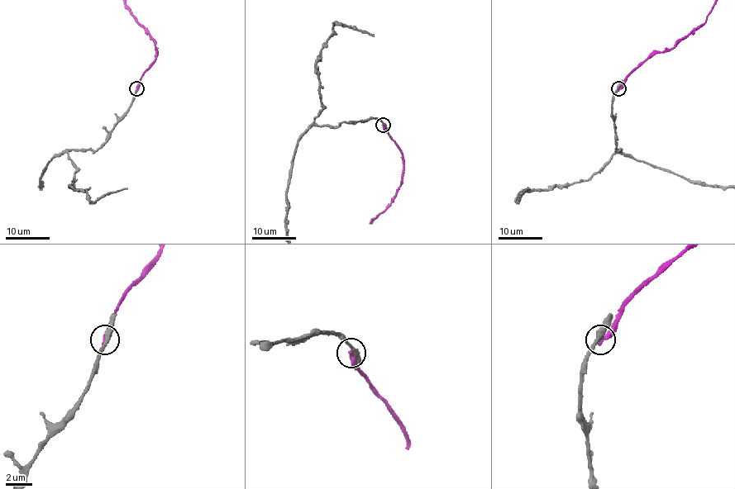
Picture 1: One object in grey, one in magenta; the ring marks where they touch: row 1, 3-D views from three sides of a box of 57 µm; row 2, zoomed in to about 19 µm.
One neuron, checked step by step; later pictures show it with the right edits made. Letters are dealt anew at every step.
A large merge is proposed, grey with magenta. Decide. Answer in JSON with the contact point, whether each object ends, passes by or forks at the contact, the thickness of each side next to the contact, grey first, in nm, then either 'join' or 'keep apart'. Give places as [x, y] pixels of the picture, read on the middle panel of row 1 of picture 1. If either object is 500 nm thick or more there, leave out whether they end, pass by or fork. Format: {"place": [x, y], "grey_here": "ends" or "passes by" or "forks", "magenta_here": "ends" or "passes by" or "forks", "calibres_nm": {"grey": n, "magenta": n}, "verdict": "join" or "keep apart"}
{"place": [383, 125], "grey_here": "passes by", "magenta_here": "ends", "calibres_nm": {"grey": 360, "magenta": 360}, "verdict": "keep apart"}

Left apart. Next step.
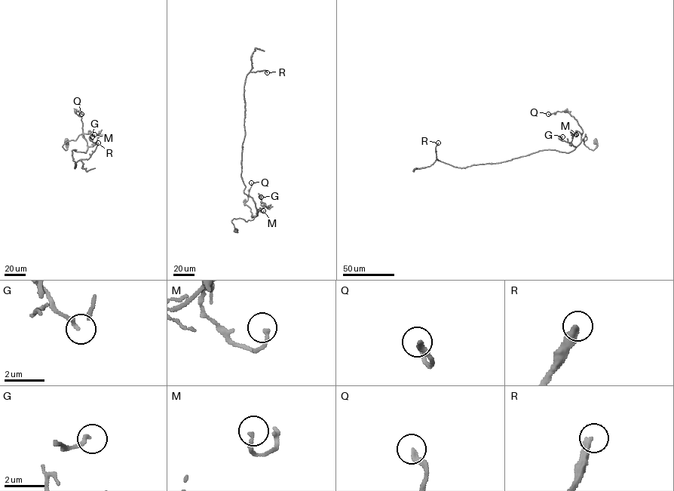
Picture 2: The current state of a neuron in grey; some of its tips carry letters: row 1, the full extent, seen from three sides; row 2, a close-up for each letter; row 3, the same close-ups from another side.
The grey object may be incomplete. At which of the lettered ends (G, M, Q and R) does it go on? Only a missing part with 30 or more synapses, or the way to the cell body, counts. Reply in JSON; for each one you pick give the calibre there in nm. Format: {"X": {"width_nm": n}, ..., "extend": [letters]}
{"R": {"width_nm": 320}, "extend": ["R"]}

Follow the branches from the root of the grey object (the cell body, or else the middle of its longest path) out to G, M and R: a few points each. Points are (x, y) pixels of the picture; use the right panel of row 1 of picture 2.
G: (595, 141), (596, 146), (592, 150), (583, 143), (585, 134), (577, 146), (559, 139), (562, 136)
M: (595, 141), (596, 147), (589, 149), (583, 143), (586, 134), (582, 139), (582, 133), (576, 130), (576, 134)
R: (595, 141), (593, 150), (583, 143), (585, 134), (568, 152), (539, 150), (461, 167), (436, 159), (438, 142)

